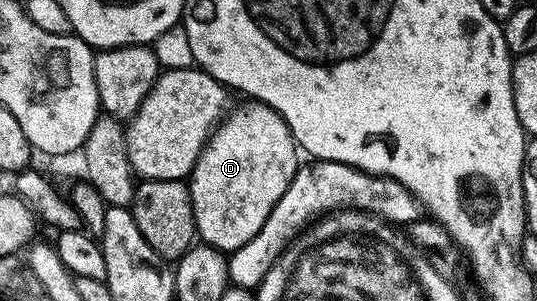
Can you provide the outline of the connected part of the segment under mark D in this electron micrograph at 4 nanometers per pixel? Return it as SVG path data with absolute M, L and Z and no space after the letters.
M245 102L242 108L232 112L217 126L213 135L205 143L205 148L193 167L193 173L187 178L191 206L195 210L195 226L197 236L204 243L210 244L220 252L234 252L239 246L251 242L259 230L263 230L263 222L267 222L267 214L275 210L275 202L283 198L283 190L291 186L291 178L295 178L299 167L299 149L287 122L274 108L268 108L260 102Z

